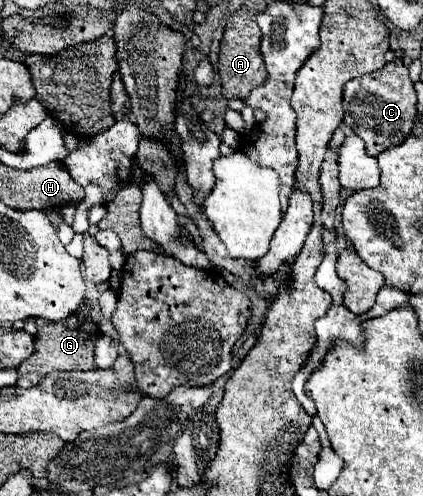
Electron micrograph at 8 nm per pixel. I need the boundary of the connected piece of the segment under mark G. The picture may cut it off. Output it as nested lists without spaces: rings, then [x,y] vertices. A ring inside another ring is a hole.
[[[81,306],[73,316],[69,316],[63,322],[47,322],[43,318],[37,318],[35,324],[39,328],[39,334],[35,336],[35,354],[17,368],[19,388],[31,388],[39,384],[53,370],[95,370],[97,368],[93,360],[93,348],[101,330],[91,320],[87,306]]]

